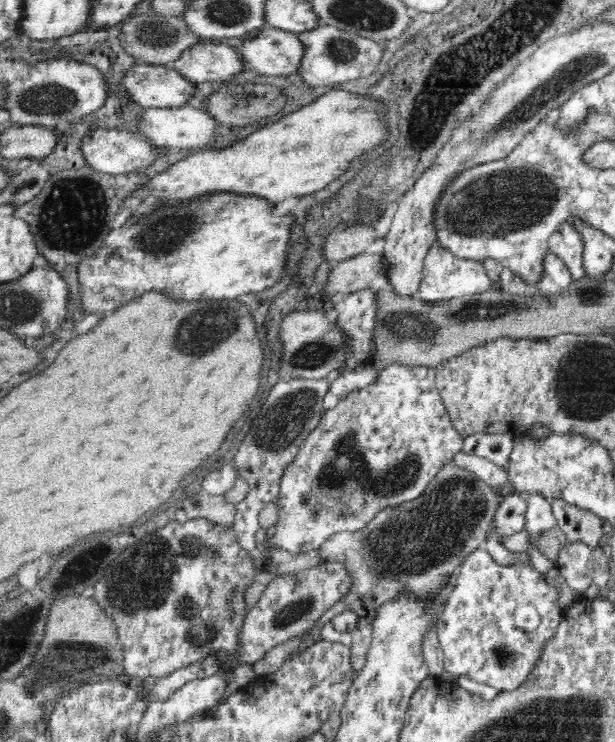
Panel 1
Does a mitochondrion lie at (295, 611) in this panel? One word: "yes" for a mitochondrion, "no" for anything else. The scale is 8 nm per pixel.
yes

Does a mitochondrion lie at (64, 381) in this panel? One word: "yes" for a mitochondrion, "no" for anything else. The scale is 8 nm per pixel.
no

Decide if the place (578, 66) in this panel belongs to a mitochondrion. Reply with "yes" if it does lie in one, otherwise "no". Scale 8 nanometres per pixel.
yes

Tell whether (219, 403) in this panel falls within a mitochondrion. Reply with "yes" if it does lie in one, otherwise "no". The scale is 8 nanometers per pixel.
no

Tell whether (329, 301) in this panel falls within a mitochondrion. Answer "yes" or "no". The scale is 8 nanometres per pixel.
no

